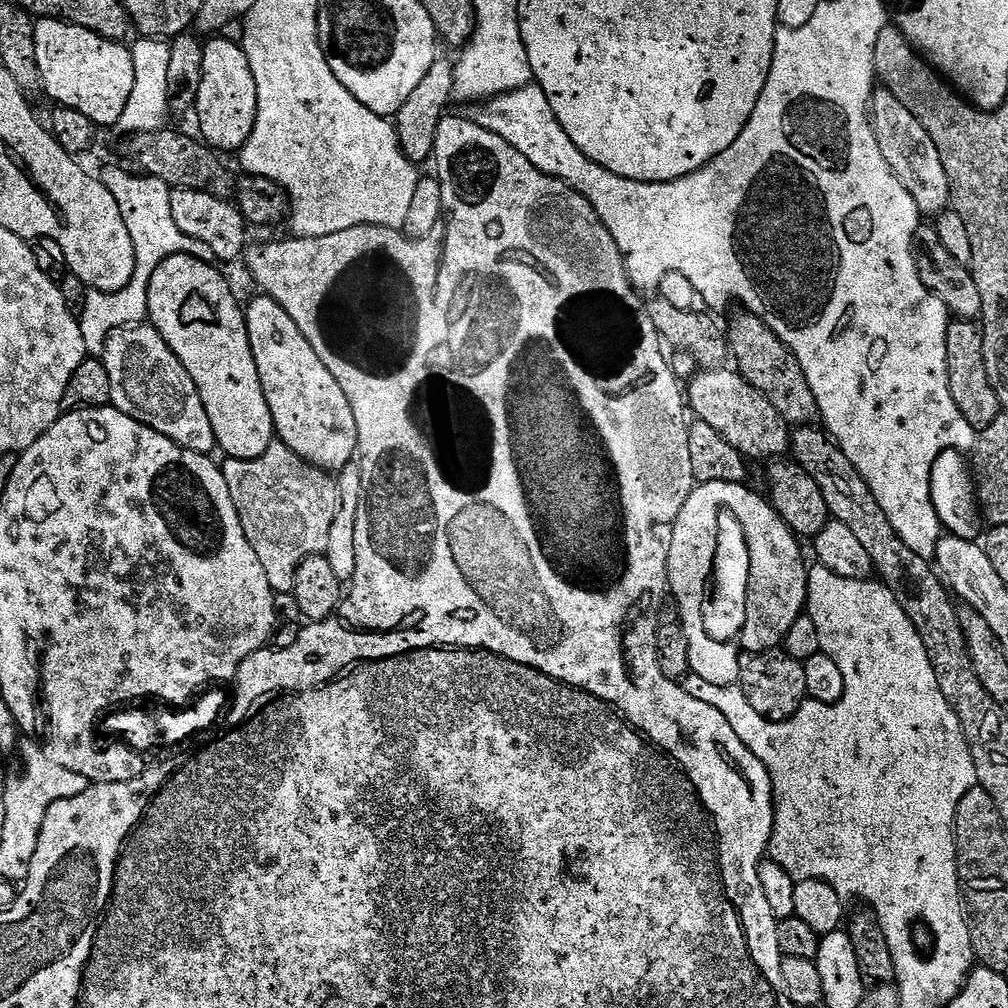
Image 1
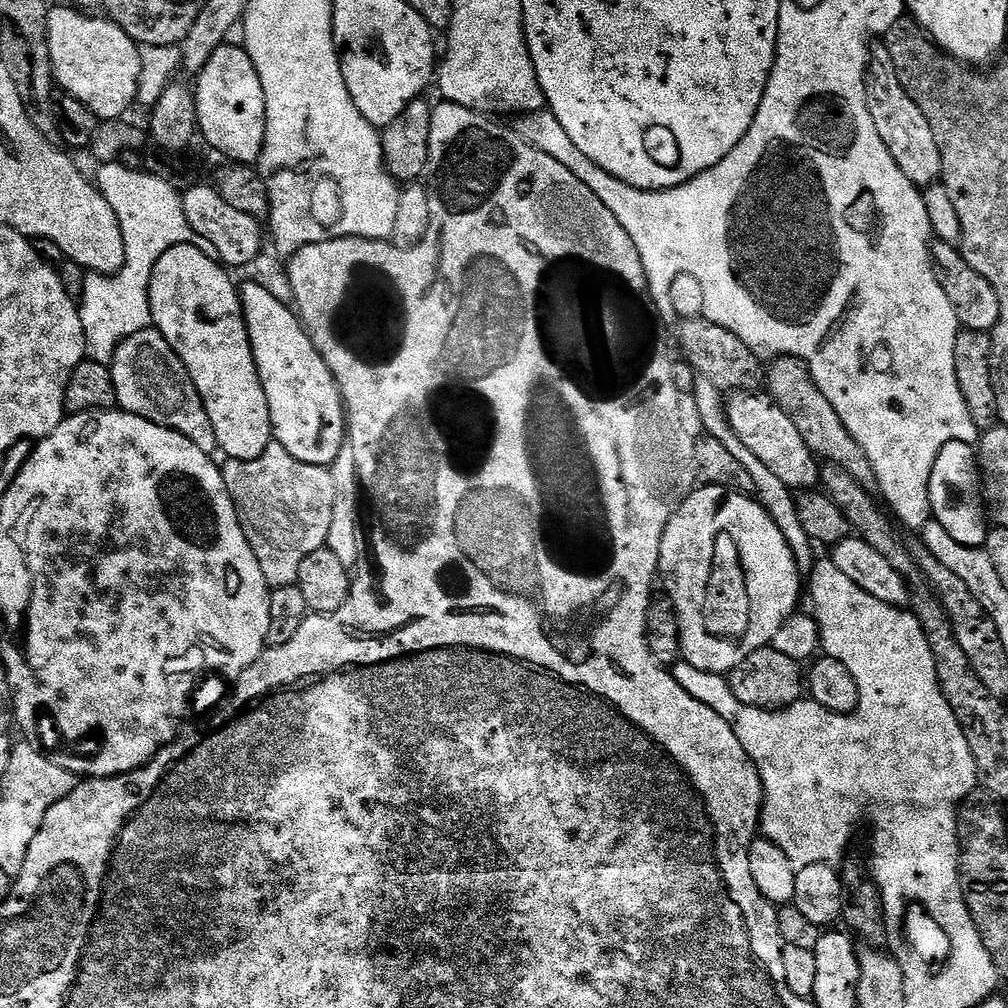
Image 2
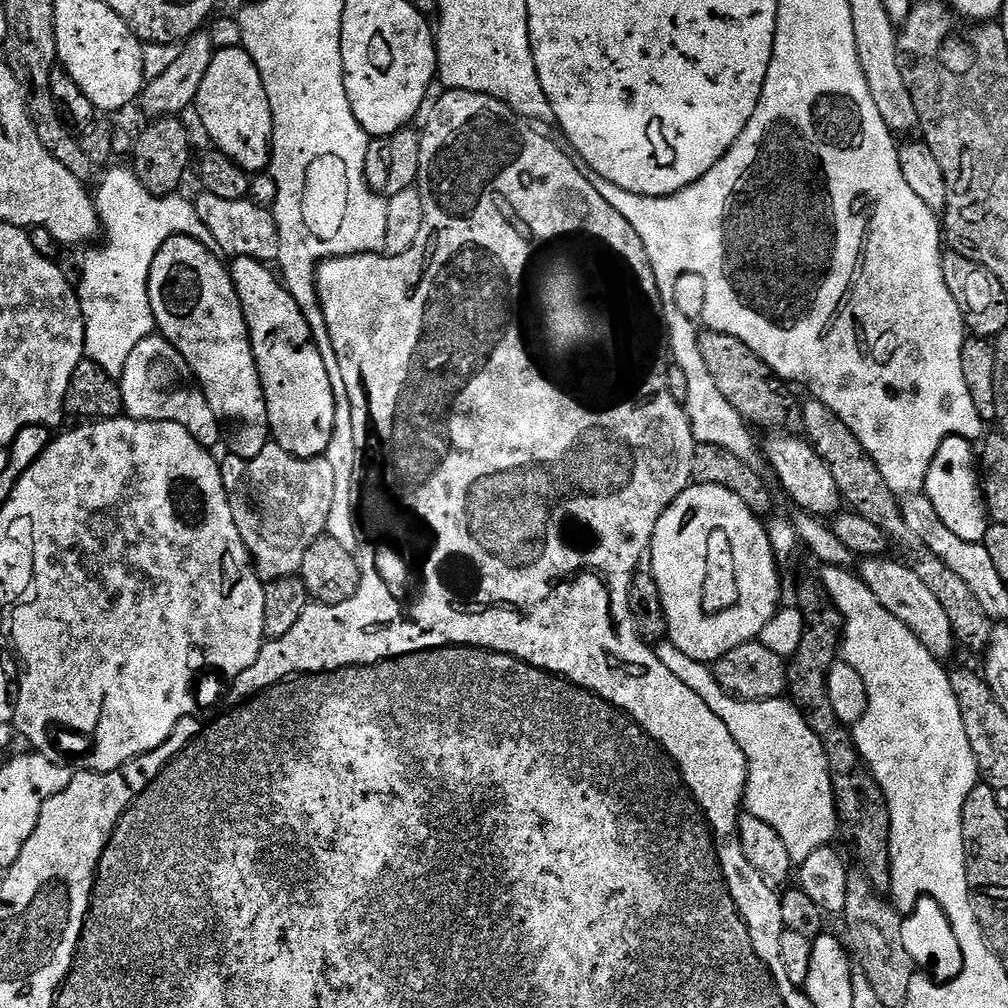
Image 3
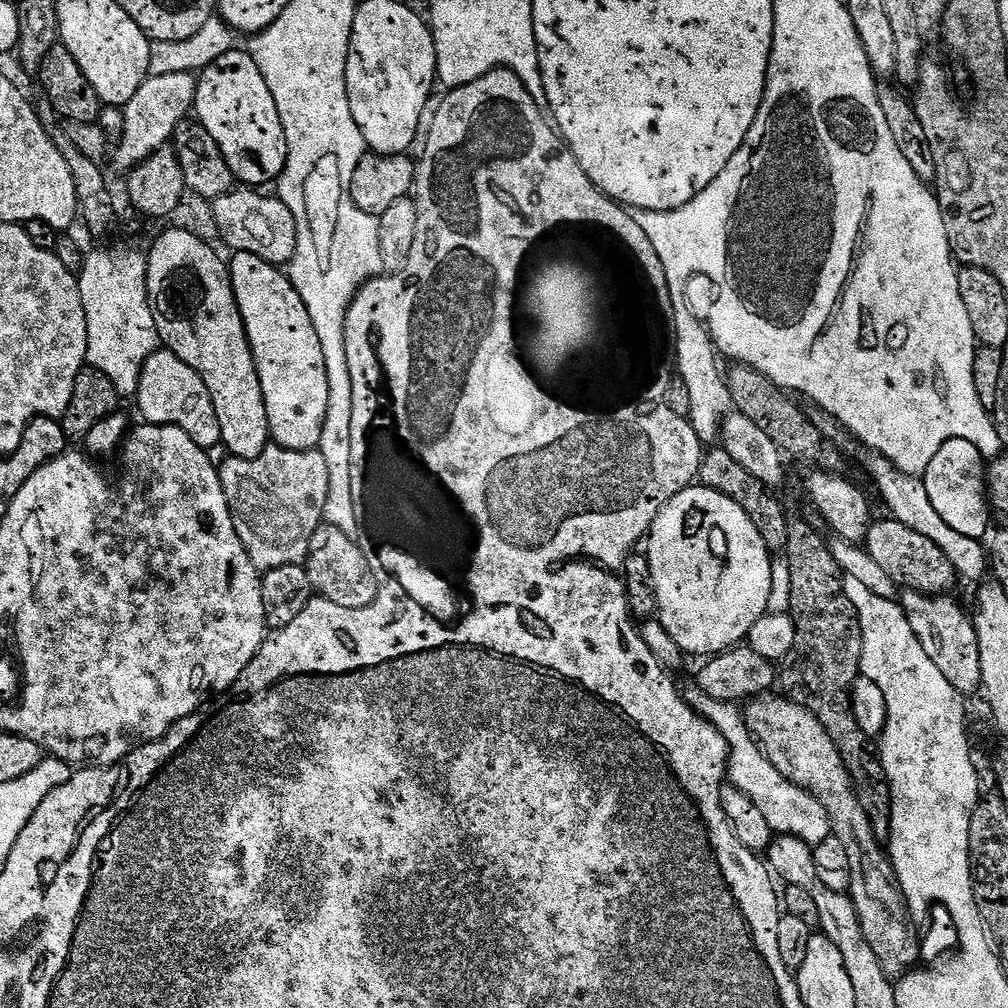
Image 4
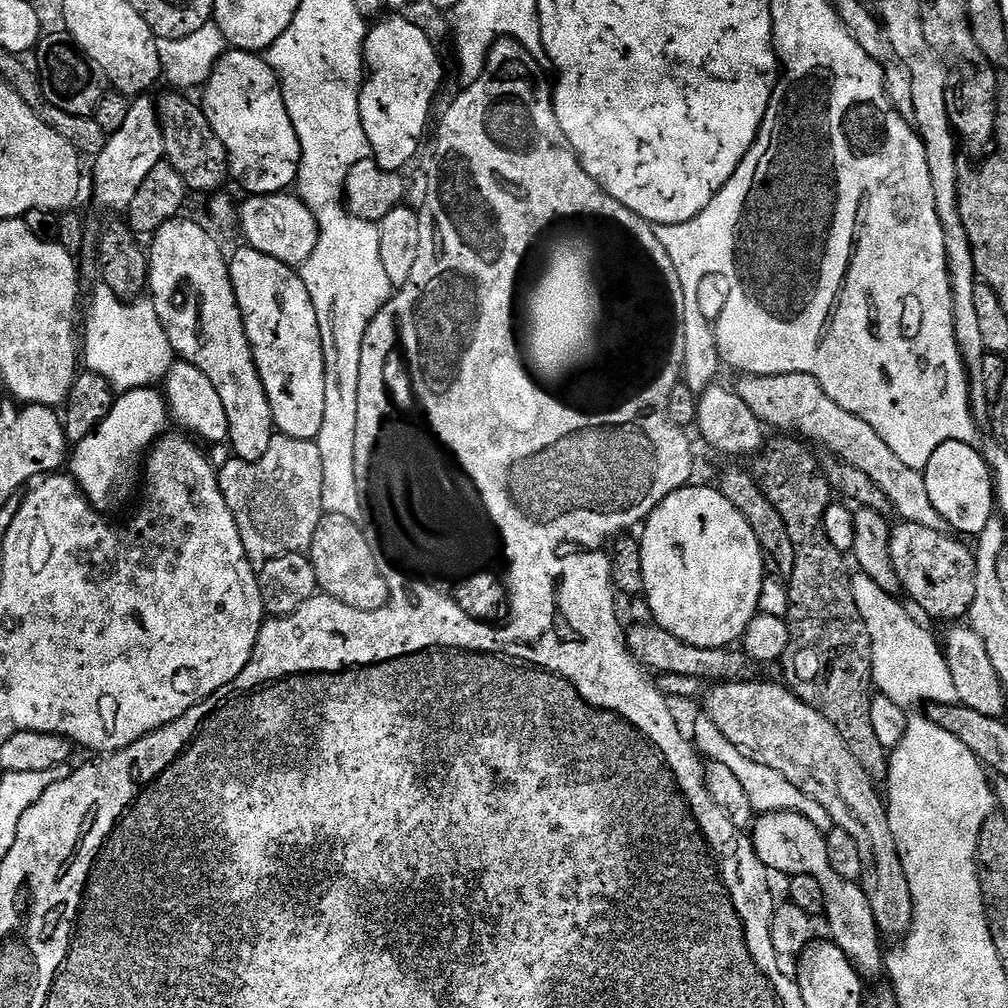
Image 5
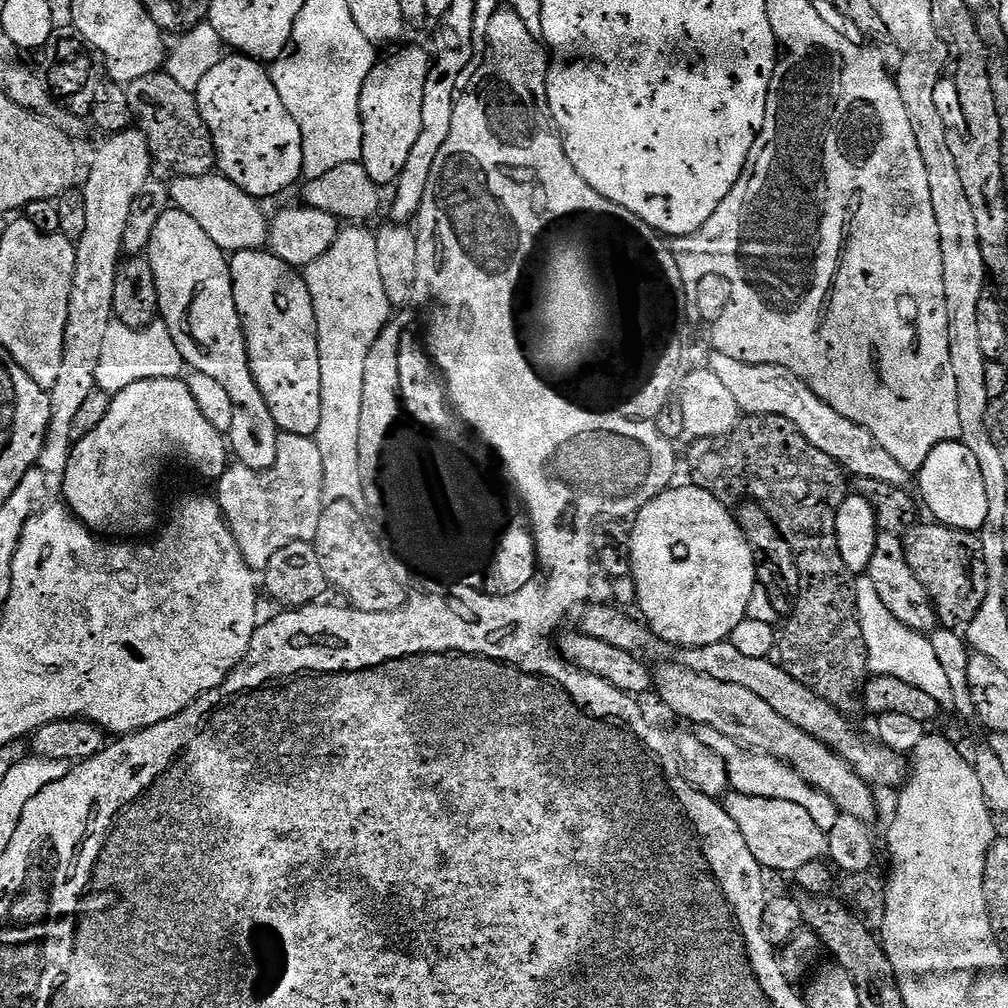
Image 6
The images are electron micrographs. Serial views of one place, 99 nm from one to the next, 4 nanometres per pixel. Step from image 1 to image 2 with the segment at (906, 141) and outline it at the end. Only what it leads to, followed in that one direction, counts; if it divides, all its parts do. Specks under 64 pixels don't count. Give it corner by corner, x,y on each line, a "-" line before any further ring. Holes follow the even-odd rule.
880,42
877,48
875,45
871,49
864,85
868,91
870,118
874,118
874,126
882,142
886,142
886,150
890,150
894,162
898,162
898,170
917,186
937,183
941,179
940,155
938,142
934,142
934,130
930,130
930,122
926,122
926,114
922,114
918,102
906,94
898,79
898,70
894,70
894,58
890,58
887,43

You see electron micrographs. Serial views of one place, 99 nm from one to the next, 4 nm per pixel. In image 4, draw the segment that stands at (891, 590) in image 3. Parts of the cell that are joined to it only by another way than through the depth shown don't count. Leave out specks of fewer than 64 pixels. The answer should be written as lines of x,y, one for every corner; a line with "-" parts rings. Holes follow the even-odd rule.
908,590
899,597
898,603
910,622
910,630
914,630
914,638
918,638
918,642
922,642
922,650
930,654
930,662
942,670
946,682
950,682
954,690
968,698
971,692
981,691
982,662
978,654
978,634
973,617
969,613
967,616
952,598
948,594
927,596

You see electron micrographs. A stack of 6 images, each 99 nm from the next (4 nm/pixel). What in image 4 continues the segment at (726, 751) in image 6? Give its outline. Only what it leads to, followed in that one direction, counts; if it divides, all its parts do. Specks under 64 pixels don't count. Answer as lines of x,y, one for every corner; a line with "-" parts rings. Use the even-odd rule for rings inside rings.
696,694
696,697
691,697
690,703
692,705
692,709
699,714
699,716
704,716
706,719
714,725
716,729
722,734
722,738
726,738
726,742
728,743
728,775
727,779
730,781
730,784
737,788
742,794
744,794
747,798
750,798
750,801
754,802
755,806
758,806
759,810
762,810
763,817
769,822
770,826
772,827
773,833
781,834
784,836
797,836
802,842
806,842
810,845
818,845
821,844
825,838
827,838
832,830
832,823
828,821
828,815
826,814
826,810
824,807
819,804
817,800
813,798
806,790
802,790
798,786
794,786
789,780
784,778
782,774
778,774
778,770
772,766
772,763
768,761
768,759
764,756
764,751
760,749
759,744
756,743
755,740
752,738
751,732
748,730
747,724
744,723
742,719
742,712
736,704
727,704
726,702
718,702
714,698
710,698
709,696
703,694

